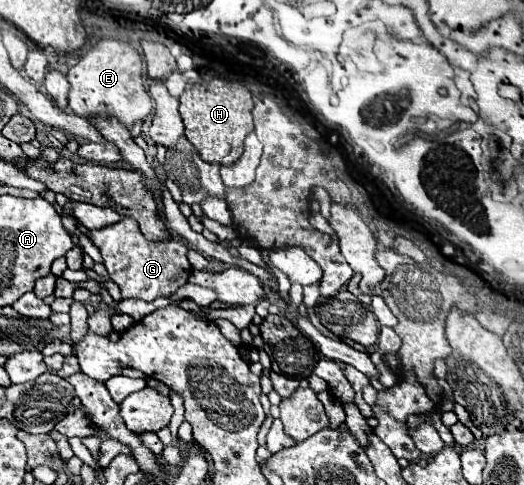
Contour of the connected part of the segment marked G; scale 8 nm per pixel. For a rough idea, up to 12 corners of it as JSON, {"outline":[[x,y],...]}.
{"outline":[[130,217],[90,231],[122,299],[154,301],[192,271],[178,239]]}

